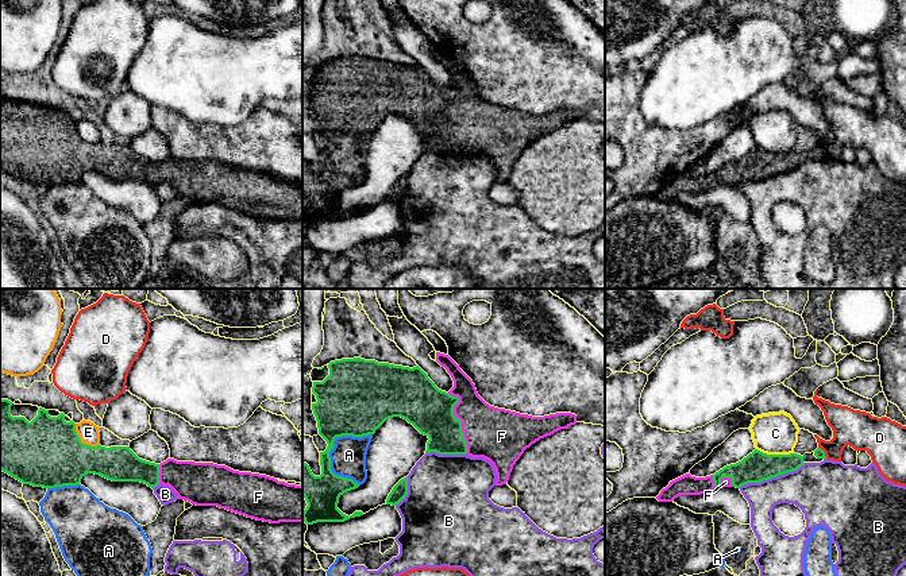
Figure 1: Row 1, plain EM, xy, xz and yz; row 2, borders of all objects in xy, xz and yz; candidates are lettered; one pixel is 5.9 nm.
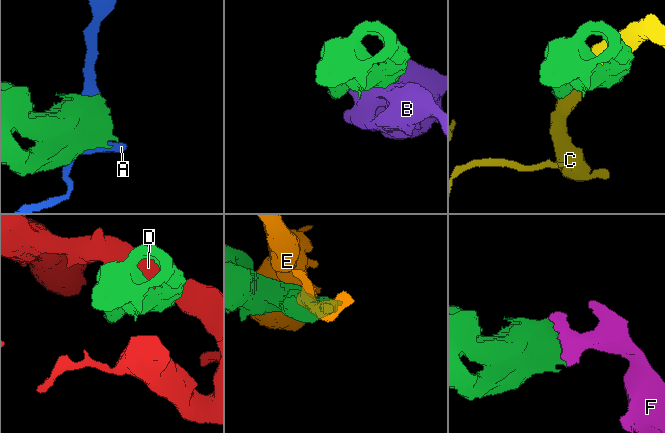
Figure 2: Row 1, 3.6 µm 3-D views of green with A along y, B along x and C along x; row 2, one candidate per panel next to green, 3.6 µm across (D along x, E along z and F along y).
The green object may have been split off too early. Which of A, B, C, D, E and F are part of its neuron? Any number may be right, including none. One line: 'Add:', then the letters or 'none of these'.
Add: F

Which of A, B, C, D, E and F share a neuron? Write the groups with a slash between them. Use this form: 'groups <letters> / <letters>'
groups A / B / C / D / E / F

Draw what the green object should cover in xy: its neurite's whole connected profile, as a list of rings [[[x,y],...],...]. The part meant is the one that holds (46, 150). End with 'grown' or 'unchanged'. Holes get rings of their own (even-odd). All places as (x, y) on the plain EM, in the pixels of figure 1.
[[[0,97],[0,167],[23,182],[47,188],[77,183],[88,171],[112,179],[140,179],[151,186],[163,182],[169,183],[178,197],[196,204],[217,204],[270,221],[302,220],[302,183],[213,161],[167,156],[155,162],[139,156],[130,144],[90,144],[81,140],[76,121],[63,111],[32,103],[15,103],[8,97]]]; grown

